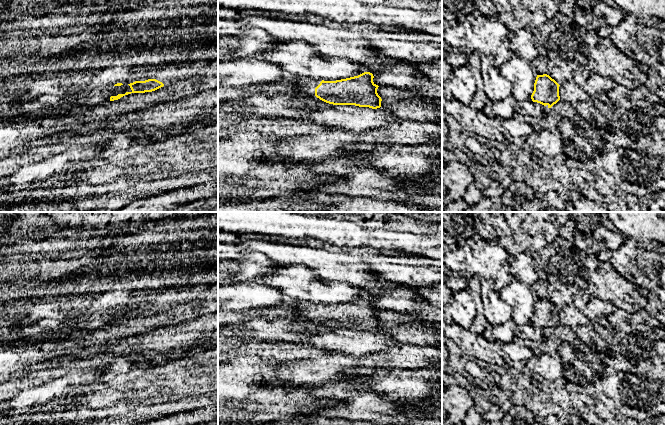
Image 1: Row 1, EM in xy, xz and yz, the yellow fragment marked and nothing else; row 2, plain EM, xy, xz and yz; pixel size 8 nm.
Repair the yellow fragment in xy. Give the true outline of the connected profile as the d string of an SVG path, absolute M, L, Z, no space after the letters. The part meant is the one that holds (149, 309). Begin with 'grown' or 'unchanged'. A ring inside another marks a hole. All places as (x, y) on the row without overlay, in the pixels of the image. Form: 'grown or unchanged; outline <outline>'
unchanged; outline M148 303L145 305L135 305L128 308L131 312L131 316L126 316L125 318L118 318L117 320L111 320L110 325L118 324L121 321L131 318L131 317L145 317L152 316L164 310L164 308L156 303Z

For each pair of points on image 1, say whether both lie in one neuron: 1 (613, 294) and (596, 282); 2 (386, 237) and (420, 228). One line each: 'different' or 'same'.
1: same
2: different

